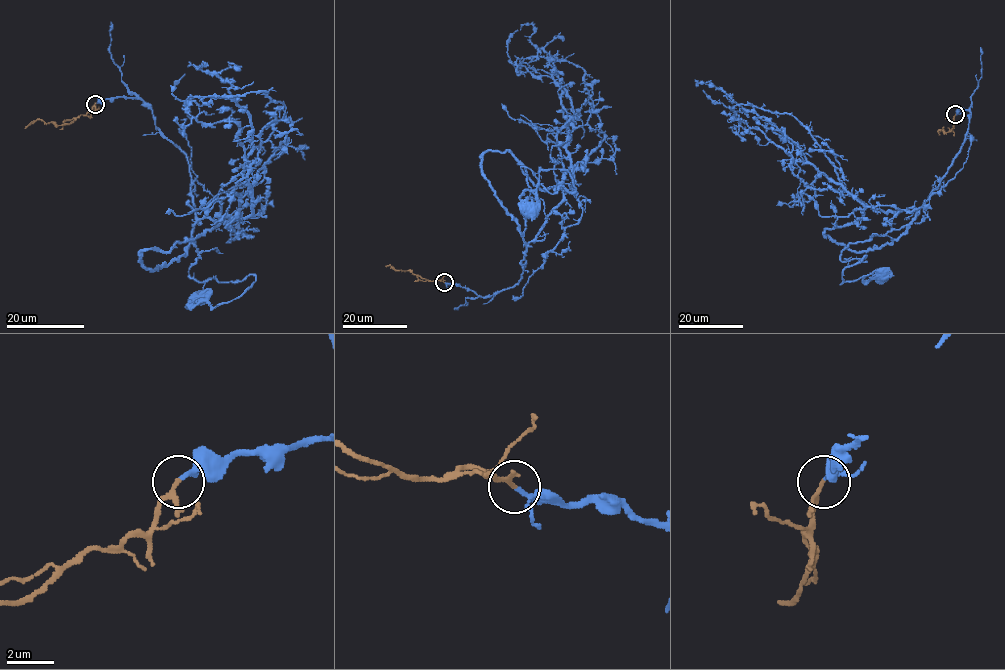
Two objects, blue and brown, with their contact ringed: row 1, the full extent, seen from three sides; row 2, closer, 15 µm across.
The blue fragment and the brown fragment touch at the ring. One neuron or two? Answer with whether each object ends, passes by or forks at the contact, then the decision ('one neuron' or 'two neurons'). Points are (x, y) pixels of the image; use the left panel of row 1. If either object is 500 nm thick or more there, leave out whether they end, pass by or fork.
blue passes by; brown passes by; one neuron

